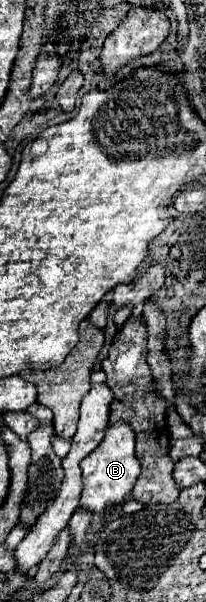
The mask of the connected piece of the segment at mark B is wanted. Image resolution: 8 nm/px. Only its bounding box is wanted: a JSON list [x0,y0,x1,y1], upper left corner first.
[81,423,141,513]

